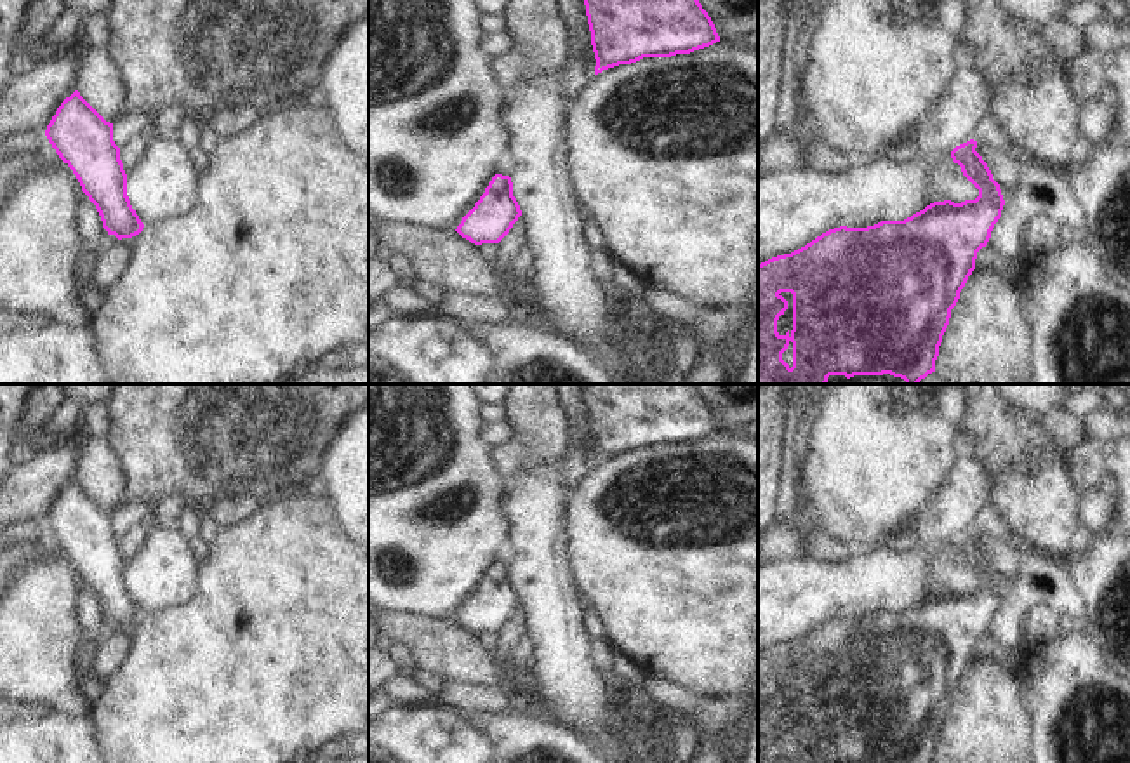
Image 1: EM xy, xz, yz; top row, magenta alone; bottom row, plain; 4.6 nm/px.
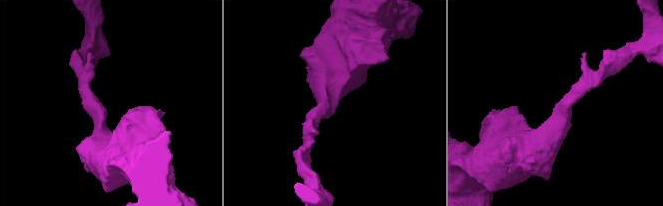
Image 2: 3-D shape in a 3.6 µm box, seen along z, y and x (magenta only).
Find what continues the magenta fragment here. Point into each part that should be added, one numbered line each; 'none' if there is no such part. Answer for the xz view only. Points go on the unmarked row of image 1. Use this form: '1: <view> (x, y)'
none

